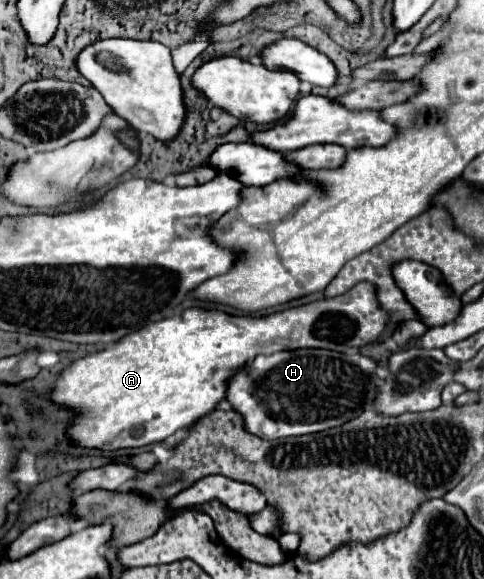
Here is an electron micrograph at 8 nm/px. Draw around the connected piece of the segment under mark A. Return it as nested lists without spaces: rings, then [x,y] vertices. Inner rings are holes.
[[[357,283],[355,287],[351,287],[347,293],[343,295],[337,295],[337,297],[331,297],[331,299],[319,299],[319,301],[311,301],[311,303],[305,303],[305,305],[299,305],[299,307],[291,307],[291,309],[283,309],[283,311],[277,311],[277,313],[271,313],[271,315],[265,315],[265,317],[253,317],[253,315],[229,315],[221,309],[207,309],[207,307],[189,307],[185,309],[181,315],[173,315],[173,317],[167,317],[163,321],[155,321],[147,327],[143,327],[143,331],[135,331],[131,335],[125,335],[121,341],[117,341],[115,345],[109,345],[107,349],[99,351],[99,353],[93,353],[93,355],[87,355],[87,357],[81,357],[77,361],[73,361],[69,365],[67,371],[61,373],[61,377],[55,381],[53,385],[53,393],[51,397],[57,401],[57,403],[63,403],[63,405],[69,405],[77,411],[81,411],[83,415],[75,421],[75,425],[69,429],[69,435],[71,439],[75,439],[79,445],[85,445],[85,447],[99,447],[102,452],[113,452],[120,449],[127,449],[127,447],[141,447],[141,445],[151,445],[151,443],[157,443],[157,441],[165,441],[167,437],[171,437],[177,429],[181,427],[187,427],[191,423],[195,423],[197,419],[205,417],[207,413],[215,411],[217,405],[225,399],[227,395],[227,387],[229,387],[229,379],[245,369],[249,363],[253,363],[253,359],[263,353],[263,355],[271,355],[271,353],[277,353],[277,351],[295,351],[295,349],[303,349],[303,347],[321,347],[321,349],[331,349],[331,351],[347,351],[347,347],[351,349],[361,349],[373,341],[379,339],[379,335],[383,331],[387,331],[391,323],[391,311],[385,311],[377,299],[377,291],[375,291],[375,285],[373,283]]]

